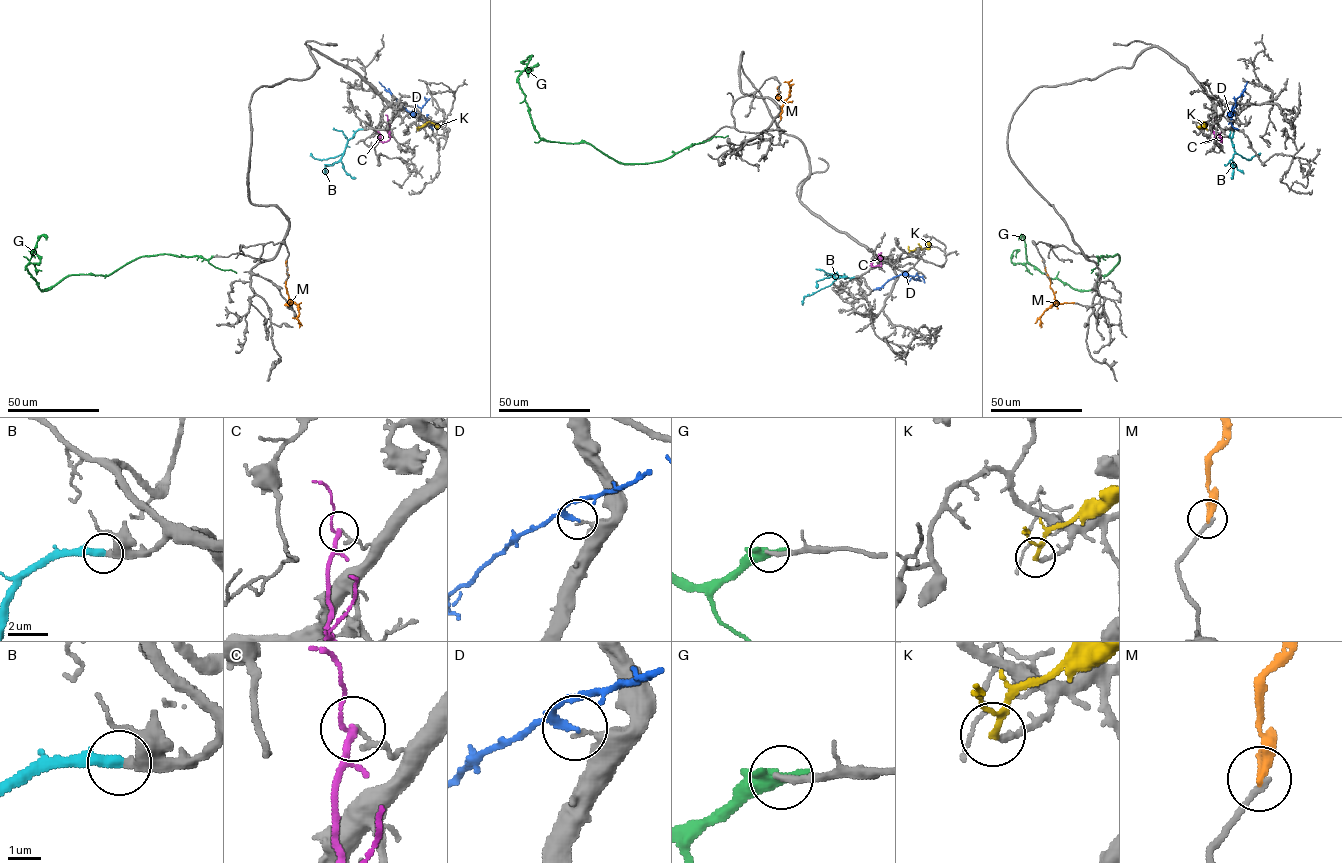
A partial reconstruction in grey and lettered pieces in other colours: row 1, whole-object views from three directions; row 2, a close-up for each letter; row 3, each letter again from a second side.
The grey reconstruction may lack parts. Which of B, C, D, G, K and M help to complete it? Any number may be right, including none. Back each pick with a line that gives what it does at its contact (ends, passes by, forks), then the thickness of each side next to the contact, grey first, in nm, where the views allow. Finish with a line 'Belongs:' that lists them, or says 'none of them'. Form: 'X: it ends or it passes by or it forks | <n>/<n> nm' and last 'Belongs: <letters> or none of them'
B: it ends | 400/320 nm
K: it passes by | 200/160 nm
Belongs: B, K

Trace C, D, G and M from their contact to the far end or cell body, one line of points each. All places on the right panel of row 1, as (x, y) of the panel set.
C: (1215, 119), (1212, 130), (1222, 142), (1221, 131)
D: (1234, 104), (1230, 116), (1232, 126), (1238, 129)
G: (1096, 256), (1118, 254), (1119, 261), (1087, 290), (1014, 263), (1017, 250), (1016, 257)
M: (1075, 303), (1056, 302), (1043, 261)

